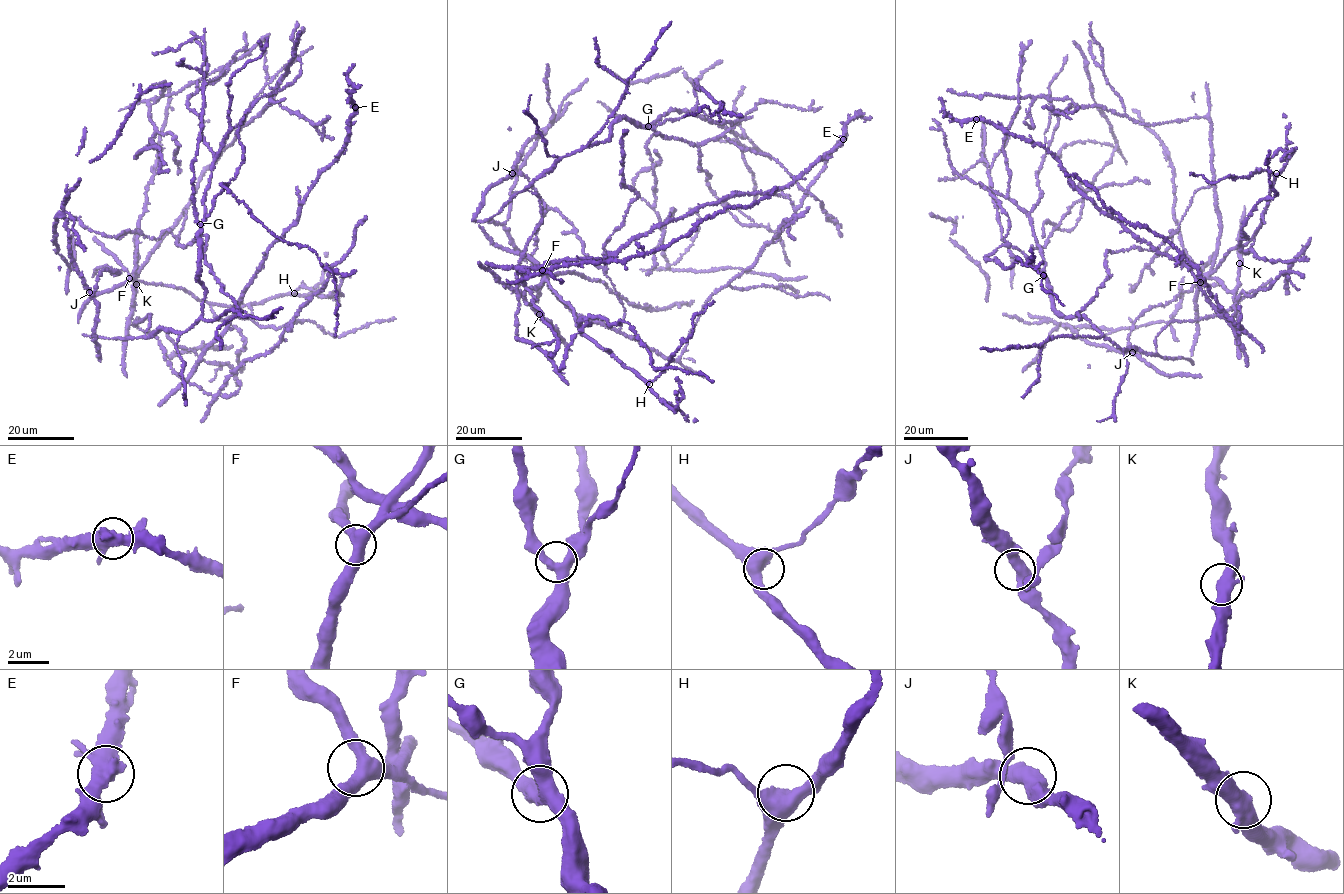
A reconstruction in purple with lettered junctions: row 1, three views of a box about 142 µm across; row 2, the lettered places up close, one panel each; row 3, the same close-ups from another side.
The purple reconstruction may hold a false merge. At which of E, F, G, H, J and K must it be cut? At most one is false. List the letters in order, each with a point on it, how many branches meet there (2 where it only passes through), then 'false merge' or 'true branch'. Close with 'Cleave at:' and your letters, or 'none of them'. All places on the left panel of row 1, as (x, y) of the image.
E: at (355, 107); 3 branches meet; true branch
F: at (129, 278); 3 branches meet; true branch
G: at (200, 224); 3 branches meet; true branch
H: at (294, 293); 3 branches meet; true branch
J: at (89, 292); 3 branches meet; true branch
K: at (136, 284); 3 branches meet; true branch
Cleave at: none of them

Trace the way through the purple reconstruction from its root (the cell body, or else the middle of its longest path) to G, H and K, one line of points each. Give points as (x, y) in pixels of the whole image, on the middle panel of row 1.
G: (547, 281), (516, 289), (542, 218), (526, 188), (561, 158), (607, 139), (612, 123), (648, 126)
H: (547, 281), (555, 294), (573, 309), (580, 332), (649, 384)
K: (547, 281), (525, 290), (526, 302), (539, 314)

